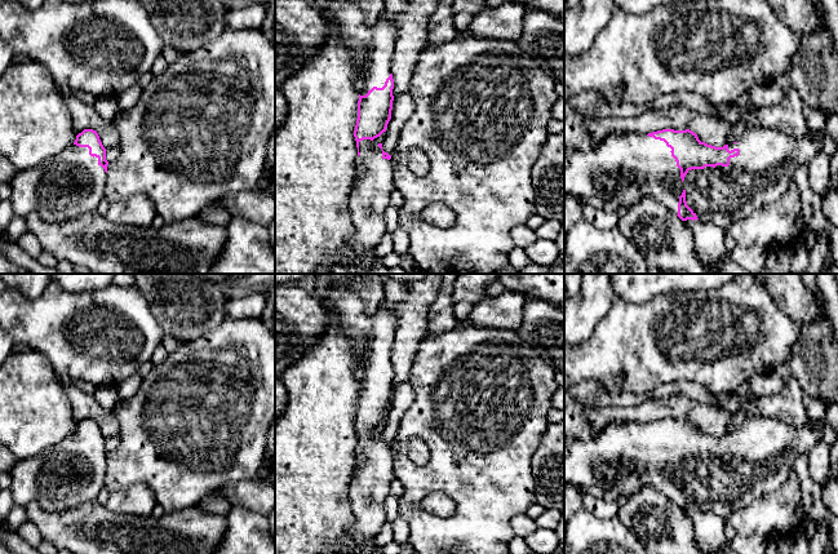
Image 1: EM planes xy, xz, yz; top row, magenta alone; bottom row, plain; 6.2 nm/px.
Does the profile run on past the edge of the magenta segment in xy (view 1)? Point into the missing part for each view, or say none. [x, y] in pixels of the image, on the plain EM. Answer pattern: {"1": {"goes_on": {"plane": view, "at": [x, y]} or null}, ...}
{"1": {"goes_on": {"plane": "xy", "at": [40, 478]}}}

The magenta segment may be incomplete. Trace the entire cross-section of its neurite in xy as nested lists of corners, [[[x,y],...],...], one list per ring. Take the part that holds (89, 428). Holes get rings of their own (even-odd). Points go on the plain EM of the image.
[[[84,418],[62,442],[43,453],[17,461],[10,473],[14,504],[26,509],[35,501],[44,510],[71,510],[84,502],[96,501],[105,488],[107,455],[106,438],[98,422]]]

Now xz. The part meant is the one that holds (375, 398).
[[[319,274],[315,280],[314,296],[319,301],[328,301],[338,315],[340,328],[343,336],[350,341],[358,341],[362,350],[362,367],[356,372],[358,408],[354,426],[358,436],[358,448],[355,451],[356,465],[347,487],[347,498],[355,523],[349,528],[350,548],[346,554],[368,554],[367,545],[372,545],[372,553],[376,554],[380,548],[374,544],[374,536],[386,522],[385,500],[390,495],[394,475],[394,458],[390,451],[391,444],[382,439],[382,433],[376,434],[374,427],[386,421],[391,408],[394,368],[391,363],[391,347],[399,310],[381,305],[374,313],[367,313],[364,301],[343,287],[358,274]]]

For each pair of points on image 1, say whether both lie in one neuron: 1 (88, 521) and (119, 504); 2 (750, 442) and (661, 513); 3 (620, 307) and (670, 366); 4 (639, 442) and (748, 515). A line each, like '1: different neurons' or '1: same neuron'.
1: different neurons
2: different neurons
3: same neuron
4: different neurons

